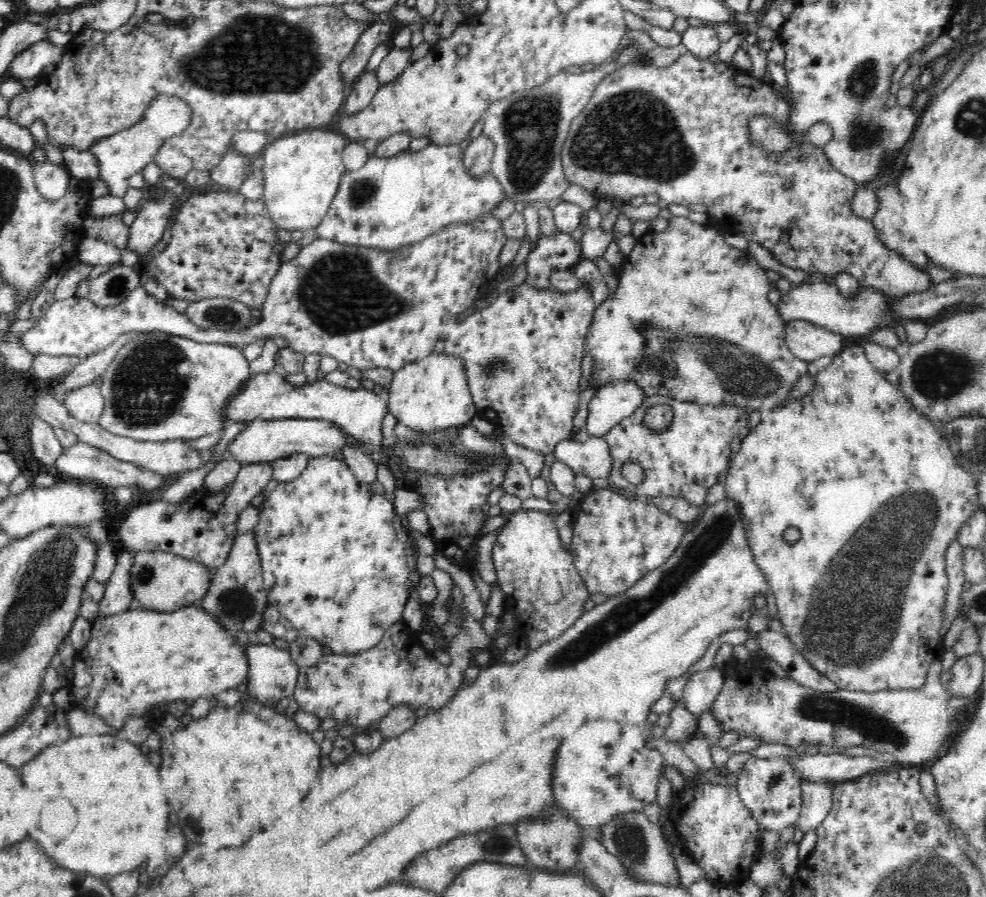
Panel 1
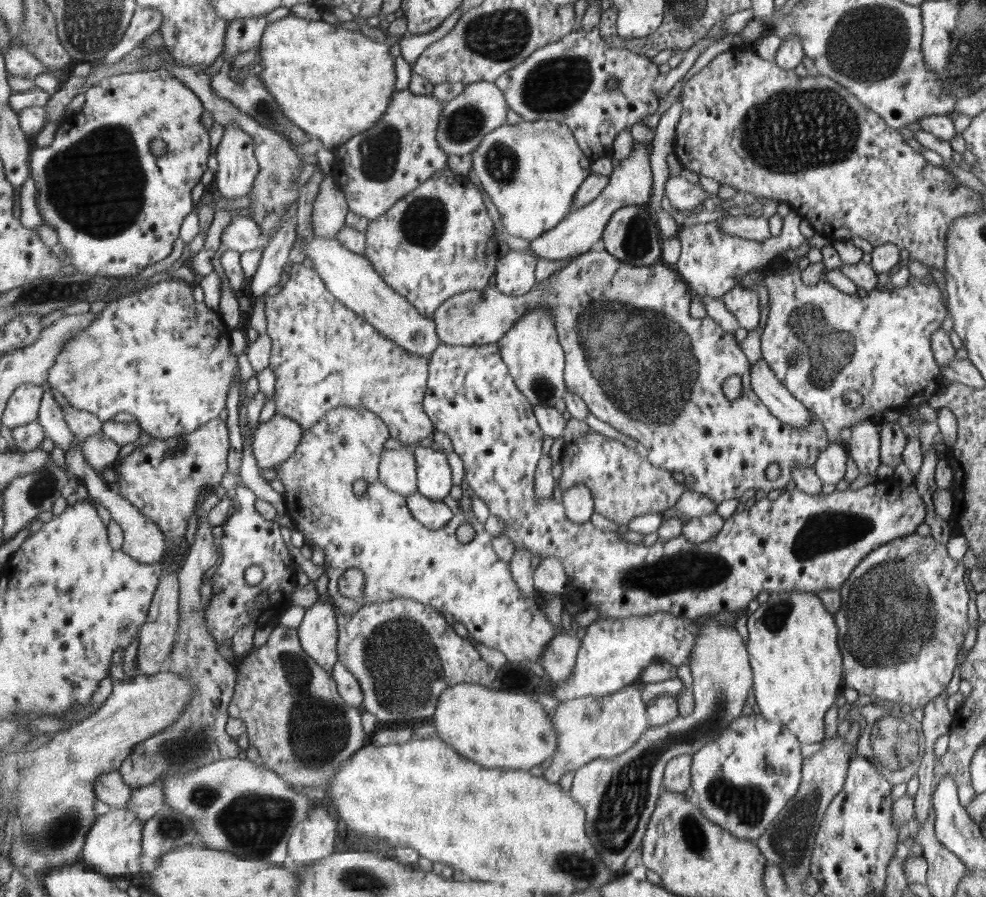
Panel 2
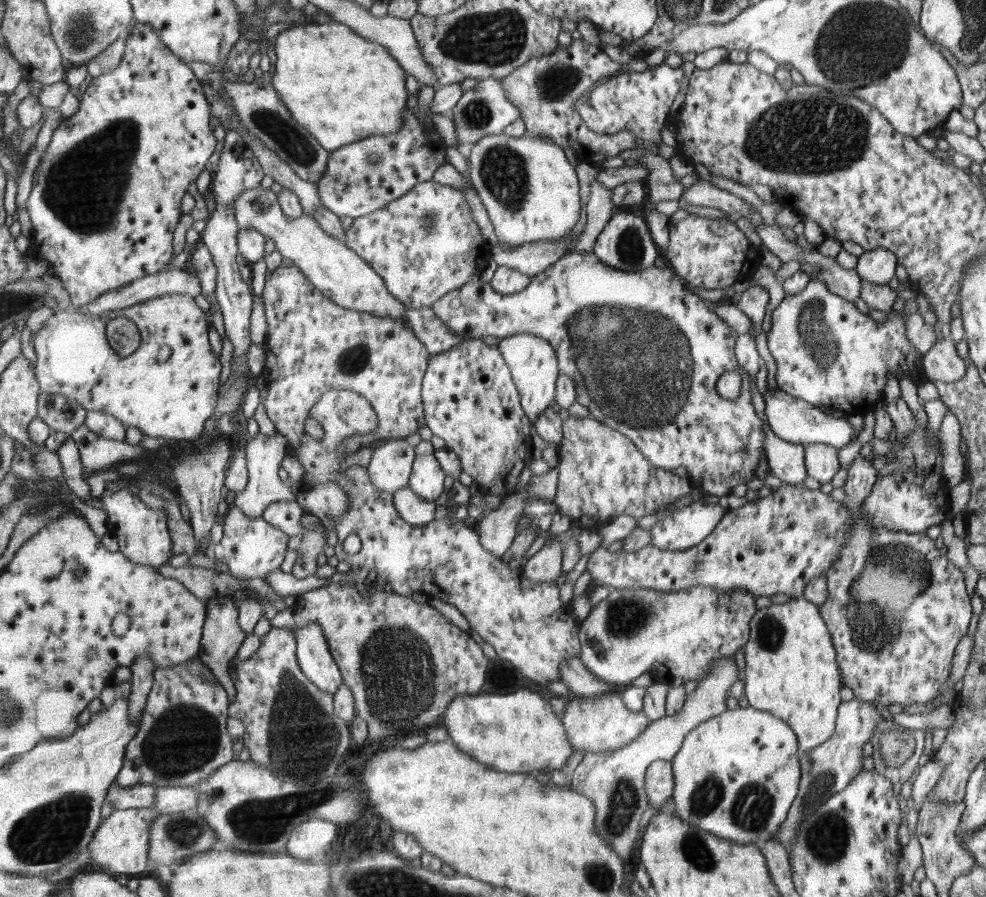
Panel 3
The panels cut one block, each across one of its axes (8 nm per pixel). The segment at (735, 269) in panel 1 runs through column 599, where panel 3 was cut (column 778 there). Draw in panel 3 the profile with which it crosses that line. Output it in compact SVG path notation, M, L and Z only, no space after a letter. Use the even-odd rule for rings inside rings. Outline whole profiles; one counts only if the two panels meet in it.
M810 280L810 282L803 288L802 292L796 295L786 295L778 308L772 312L772 324L770 330L766 333L767 345L770 353L776 360L778 371L776 374L777 386L780 390L784 390L796 398L809 402L812 406L822 408L826 411L838 413L841 415L866 415L868 412L874 412L878 400L883 400L884 388L886 386L886 372L891 371L893 374L899 376L897 372L906 372L912 381L916 384L921 384L922 379L925 379L921 360L923 355L912 346L912 342L906 338L906 322L902 316L896 316L893 308L886 312L887 319L884 322L877 322L870 315L863 314L858 310L854 303L833 294L823 281Z

